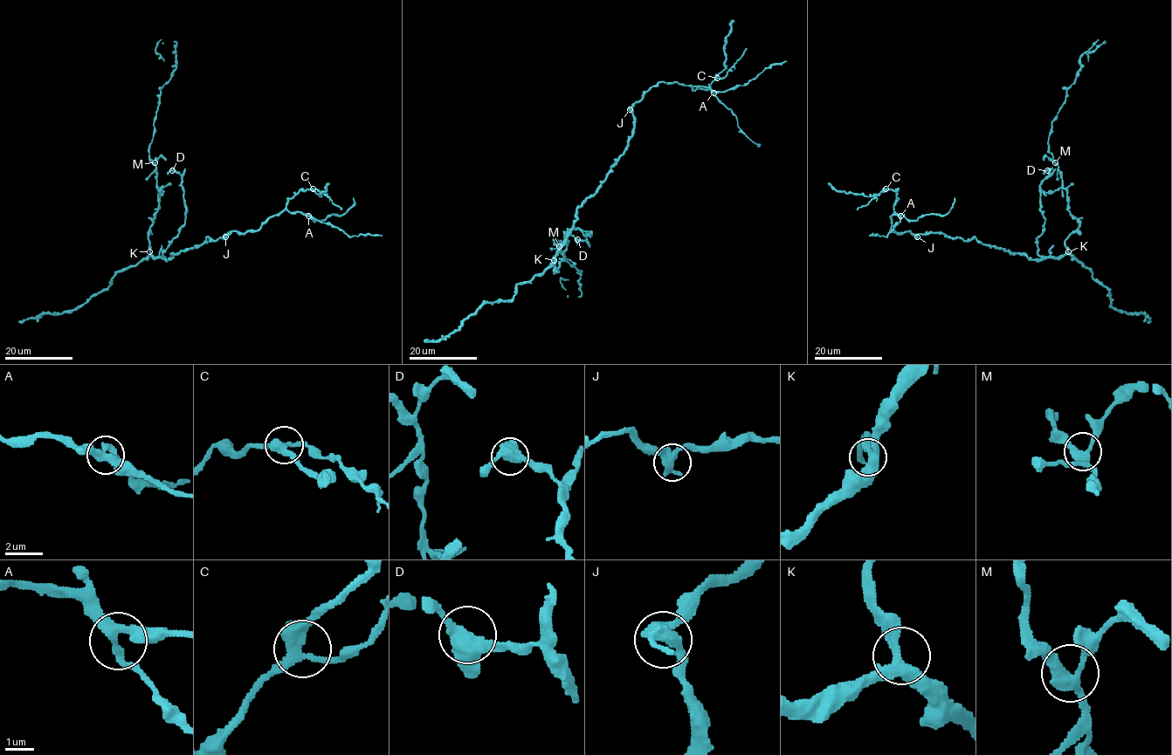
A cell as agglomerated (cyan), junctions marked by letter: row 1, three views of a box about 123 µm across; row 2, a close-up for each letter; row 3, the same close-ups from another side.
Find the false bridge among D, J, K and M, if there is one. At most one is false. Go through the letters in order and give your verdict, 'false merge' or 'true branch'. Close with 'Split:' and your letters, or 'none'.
D: true branch
J: true branch
K: true branch
M: true branch
Split: none

